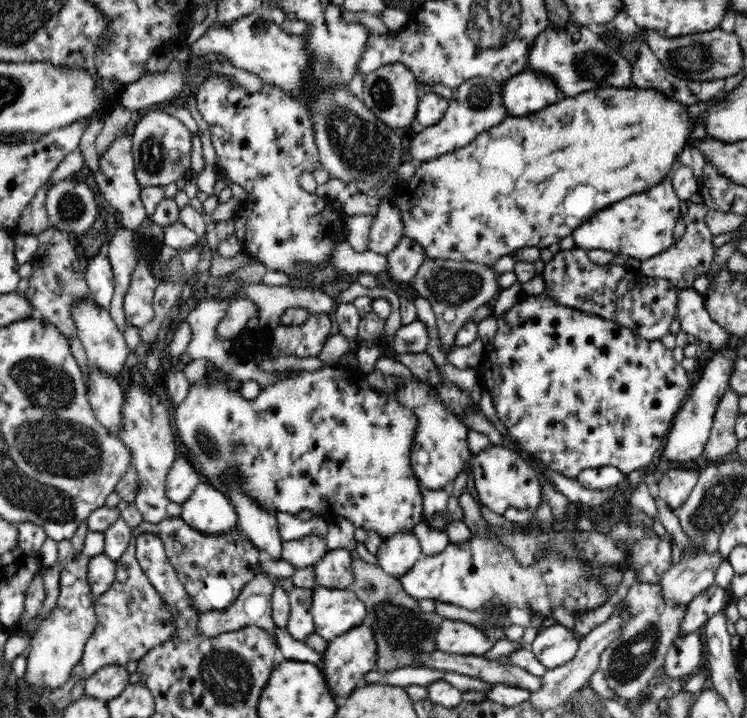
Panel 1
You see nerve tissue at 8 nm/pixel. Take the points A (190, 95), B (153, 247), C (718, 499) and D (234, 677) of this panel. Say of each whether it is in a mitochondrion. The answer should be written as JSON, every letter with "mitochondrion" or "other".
{"A":"other","B":"other","C":"mitochondrion","D":"mitochondrion"}

